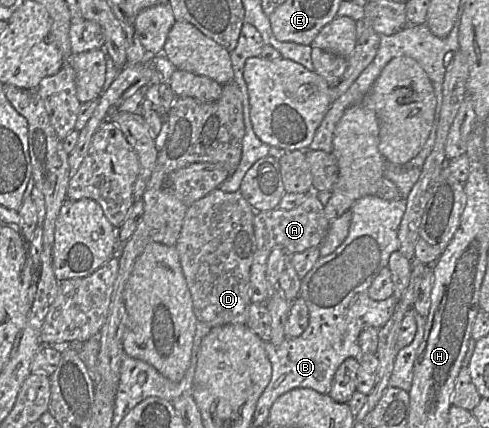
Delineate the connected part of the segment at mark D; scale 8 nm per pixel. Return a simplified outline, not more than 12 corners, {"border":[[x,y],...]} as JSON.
{"border":[[239,191],[187,206],[175,248],[197,323],[246,324],[256,251]]}

